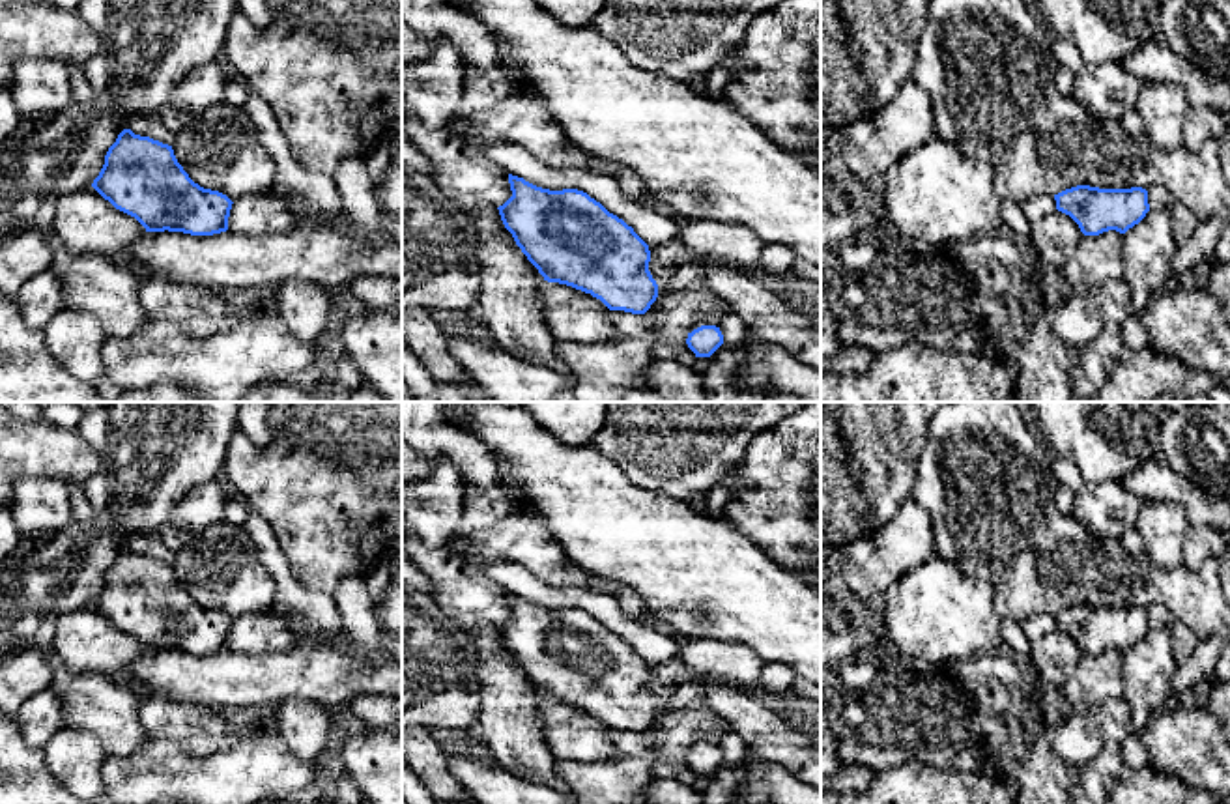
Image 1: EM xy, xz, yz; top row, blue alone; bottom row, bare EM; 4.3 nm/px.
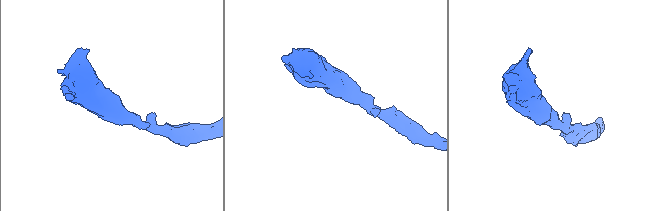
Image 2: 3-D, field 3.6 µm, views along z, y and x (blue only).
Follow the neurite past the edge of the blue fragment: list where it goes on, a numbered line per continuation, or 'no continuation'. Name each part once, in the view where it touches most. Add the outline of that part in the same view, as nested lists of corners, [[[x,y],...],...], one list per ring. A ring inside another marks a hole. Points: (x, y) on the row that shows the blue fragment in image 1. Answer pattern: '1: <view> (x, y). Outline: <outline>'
no continuation

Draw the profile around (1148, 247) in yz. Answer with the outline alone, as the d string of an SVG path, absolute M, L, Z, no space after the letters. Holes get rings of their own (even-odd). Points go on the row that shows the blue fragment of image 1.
M1172 208L1150 209L1146 217L1122 234L1123 280L1131 290L1135 312L1172 284L1172 258L1178 243L1172 237Z

